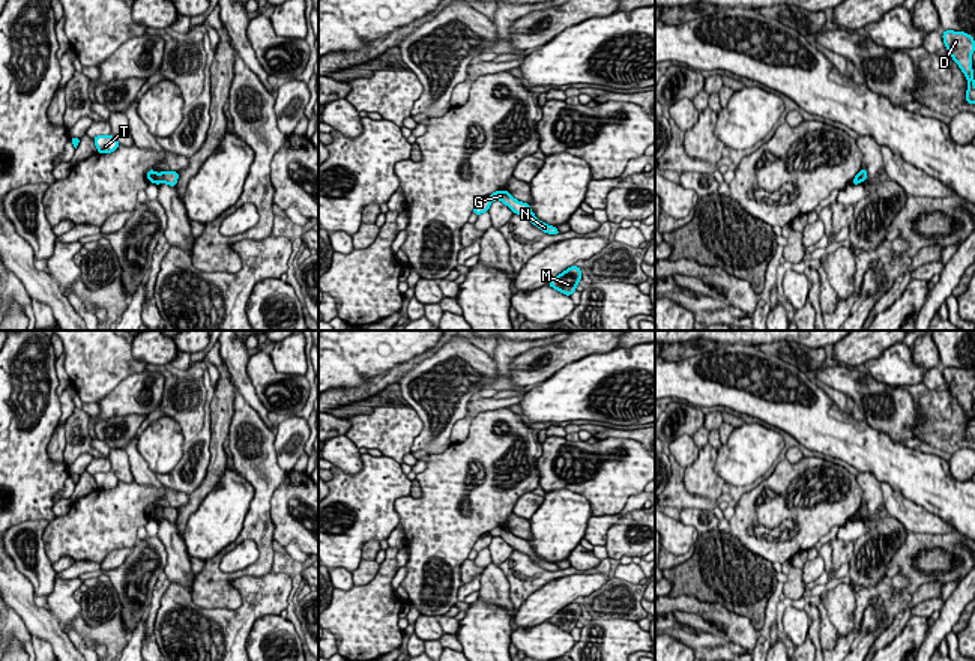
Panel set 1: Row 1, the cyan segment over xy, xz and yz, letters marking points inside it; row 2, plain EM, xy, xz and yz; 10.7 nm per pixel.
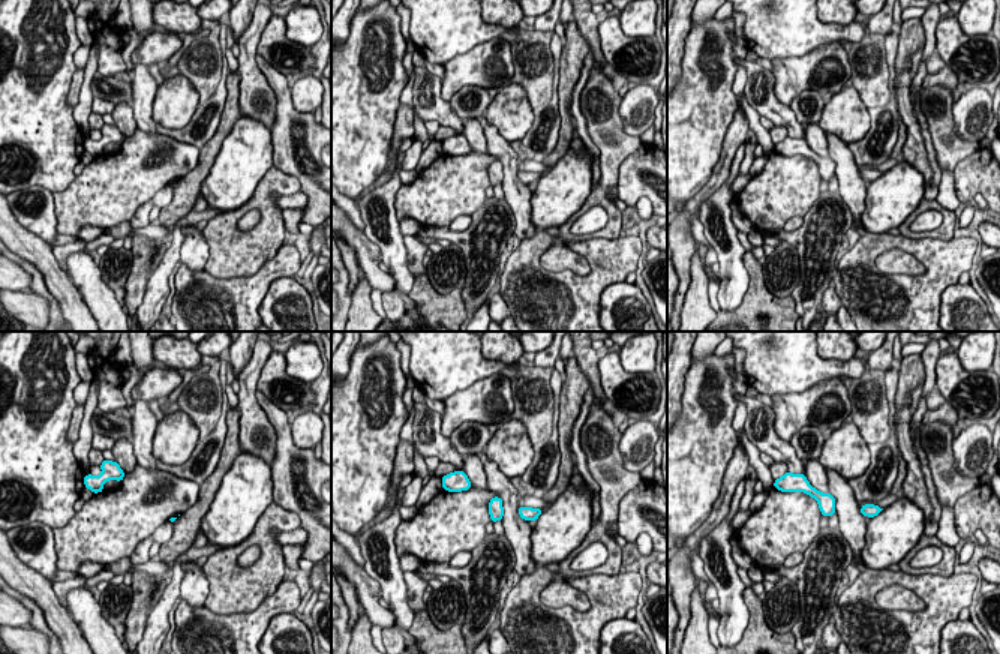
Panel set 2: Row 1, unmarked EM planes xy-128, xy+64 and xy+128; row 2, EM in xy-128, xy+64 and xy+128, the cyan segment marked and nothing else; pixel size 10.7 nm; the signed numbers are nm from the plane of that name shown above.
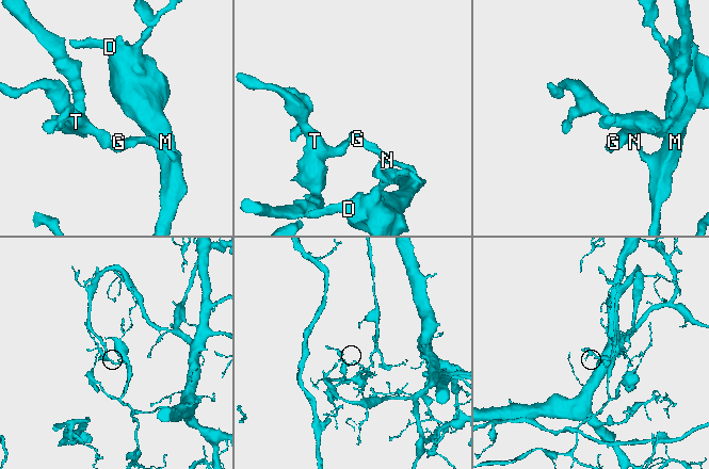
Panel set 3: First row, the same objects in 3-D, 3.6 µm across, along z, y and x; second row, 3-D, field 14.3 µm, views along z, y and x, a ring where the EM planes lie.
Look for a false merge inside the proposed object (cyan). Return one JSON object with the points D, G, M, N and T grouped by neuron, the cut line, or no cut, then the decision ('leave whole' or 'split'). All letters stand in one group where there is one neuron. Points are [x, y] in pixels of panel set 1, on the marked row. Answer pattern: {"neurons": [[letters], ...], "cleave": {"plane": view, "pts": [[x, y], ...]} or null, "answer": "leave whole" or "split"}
{"neurons": [["D", "G", "M", "N"], ["T"]], "cleave": {"plane": "xy", "pts": [[155, 172], [152, 181]]}, "answer": "split"}

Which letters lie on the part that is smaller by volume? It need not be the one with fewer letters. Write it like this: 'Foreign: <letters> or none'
Foreign: D, G, M, N

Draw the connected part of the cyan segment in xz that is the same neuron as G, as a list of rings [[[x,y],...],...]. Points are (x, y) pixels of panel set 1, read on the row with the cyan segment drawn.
[[[496,191],[490,195],[491,200],[500,200],[503,204],[506,204],[514,213],[521,215],[532,221],[533,225],[539,227],[544,233],[548,234],[559,234],[560,231],[556,227],[547,225],[542,221],[539,221],[530,206],[527,203],[521,203],[515,200],[508,191]]]

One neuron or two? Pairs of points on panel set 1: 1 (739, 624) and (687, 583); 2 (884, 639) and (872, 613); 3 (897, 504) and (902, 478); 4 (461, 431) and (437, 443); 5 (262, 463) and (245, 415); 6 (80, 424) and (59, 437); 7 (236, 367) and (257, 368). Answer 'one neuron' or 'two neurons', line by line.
1: one neuron
2: two neurons
3: two neurons
4: two neurons
5: one neuron
6: two neurons
7: two neurons

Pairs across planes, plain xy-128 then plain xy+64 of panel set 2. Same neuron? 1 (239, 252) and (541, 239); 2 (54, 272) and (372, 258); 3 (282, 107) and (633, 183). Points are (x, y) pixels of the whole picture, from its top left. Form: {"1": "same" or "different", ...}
{"1": "different", "2": "same", "3": "same"}

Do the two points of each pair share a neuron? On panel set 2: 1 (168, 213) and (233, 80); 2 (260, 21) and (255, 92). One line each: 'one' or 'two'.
1: one
2: one

